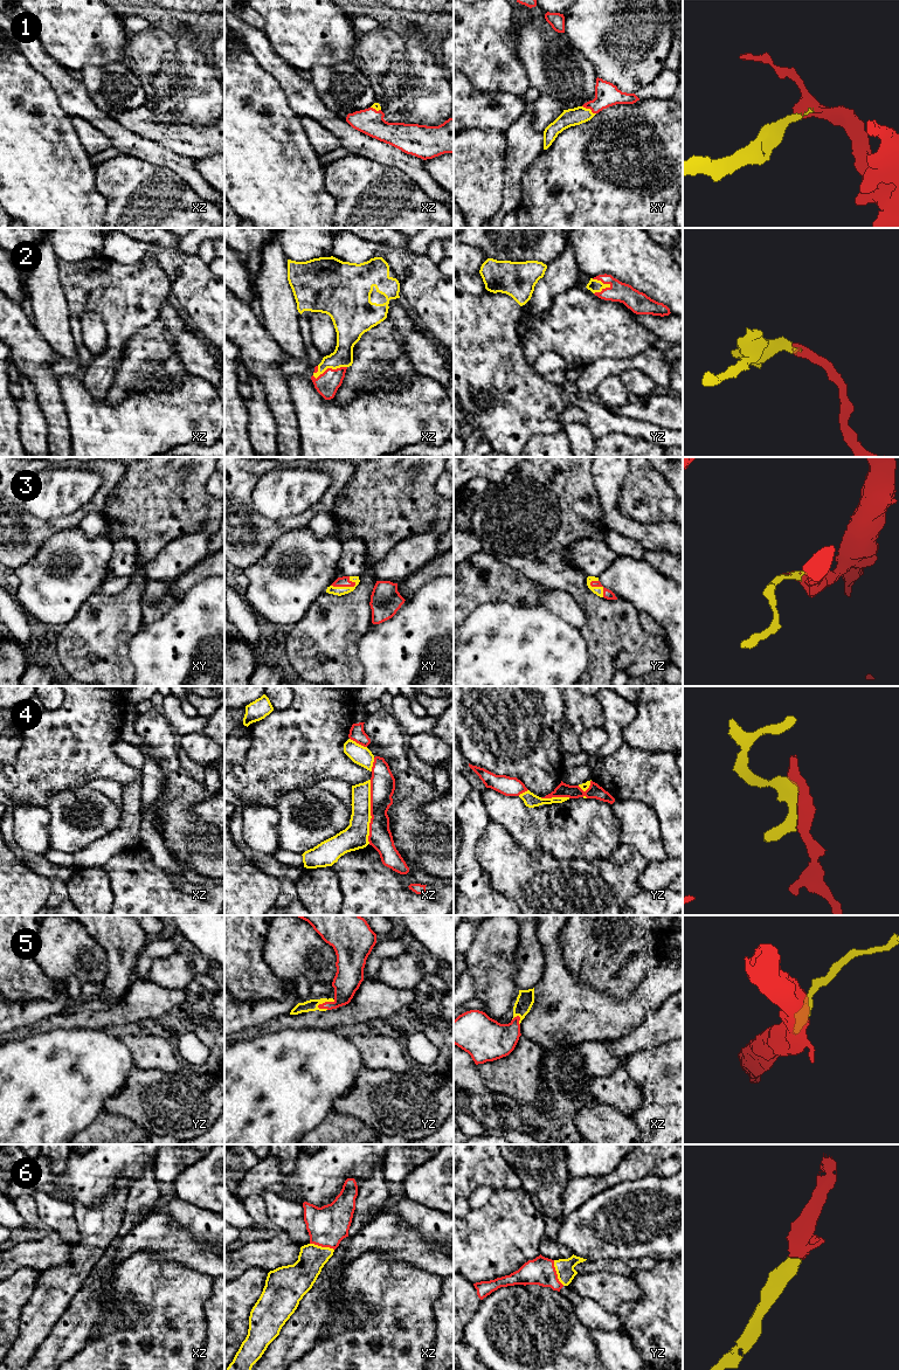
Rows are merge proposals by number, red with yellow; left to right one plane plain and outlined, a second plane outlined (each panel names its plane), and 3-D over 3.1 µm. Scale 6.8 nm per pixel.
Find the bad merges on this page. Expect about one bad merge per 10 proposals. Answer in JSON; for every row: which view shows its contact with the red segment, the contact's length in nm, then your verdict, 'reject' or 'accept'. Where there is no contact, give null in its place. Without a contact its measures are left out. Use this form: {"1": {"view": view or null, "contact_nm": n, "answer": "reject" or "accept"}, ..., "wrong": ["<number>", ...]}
{"1": {"view": "xy", "contact_nm": 110, "answer": "accept"}, "2": {"view": "yz", "contact_nm": 150, "answer": "accept"}, "3": {"view": "xy", "contact_nm": 180, "answer": "accept"}, "4": {"view": "xz", "contact_nm": 440, "answer": "reject"}, "5": {"view": "yz", "contact_nm": 140, "answer": "accept"}, "6": {"view": "yz", "contact_nm": 190, "answer": "accept"}, "wrong": ["4"]}

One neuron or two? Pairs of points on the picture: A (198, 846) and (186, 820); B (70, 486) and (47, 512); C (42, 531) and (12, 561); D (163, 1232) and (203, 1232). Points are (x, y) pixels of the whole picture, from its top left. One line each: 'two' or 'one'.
A: one
B: one
C: one
D: two

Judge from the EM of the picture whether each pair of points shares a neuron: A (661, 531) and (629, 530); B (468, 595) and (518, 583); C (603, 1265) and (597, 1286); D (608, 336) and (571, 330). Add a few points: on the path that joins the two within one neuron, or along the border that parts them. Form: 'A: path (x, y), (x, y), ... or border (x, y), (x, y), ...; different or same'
A: path (652, 531), (637, 531); same
B: path (481, 583), (505, 583); same
C: border (578, 1272), (594, 1273), (609, 1271), (628, 1277); different
D: path (599, 330), (580, 330); same

